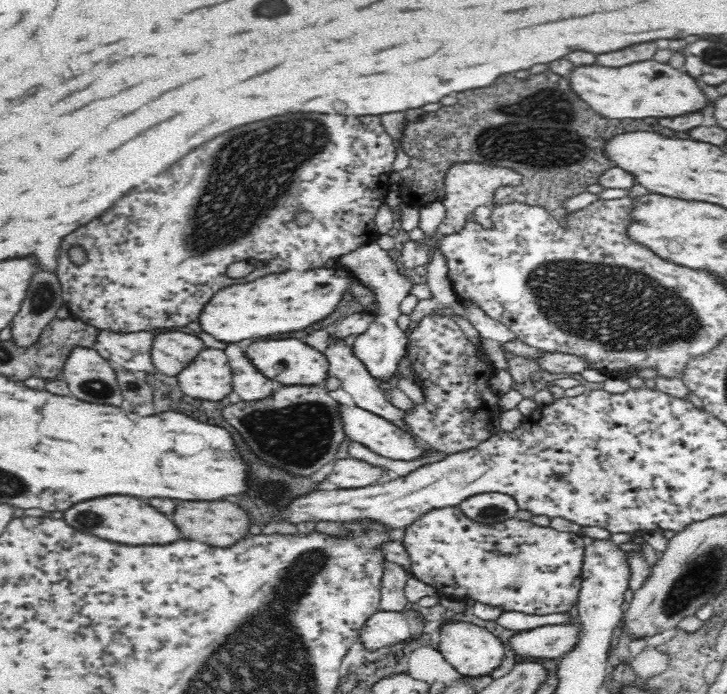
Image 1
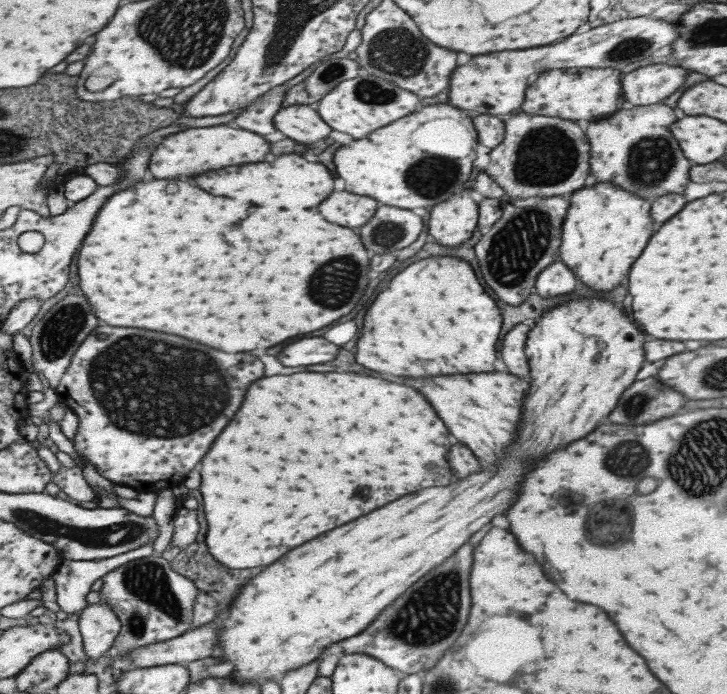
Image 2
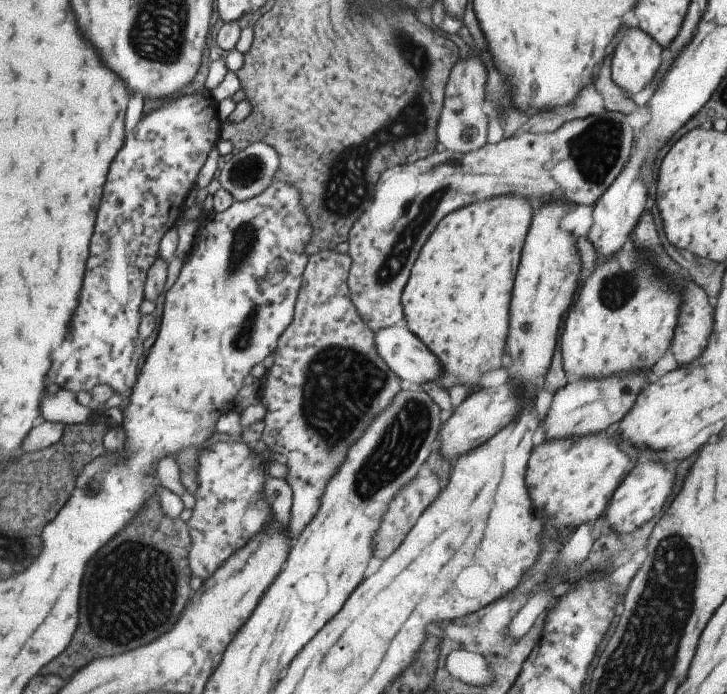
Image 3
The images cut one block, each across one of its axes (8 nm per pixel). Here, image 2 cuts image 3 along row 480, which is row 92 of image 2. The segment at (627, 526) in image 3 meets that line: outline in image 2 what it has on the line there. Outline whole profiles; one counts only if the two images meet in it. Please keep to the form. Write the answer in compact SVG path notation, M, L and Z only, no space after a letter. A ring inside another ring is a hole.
M643 64L621 76L625 102L631 102L633 106L657 104L683 84L685 74L687 72L675 64Z

